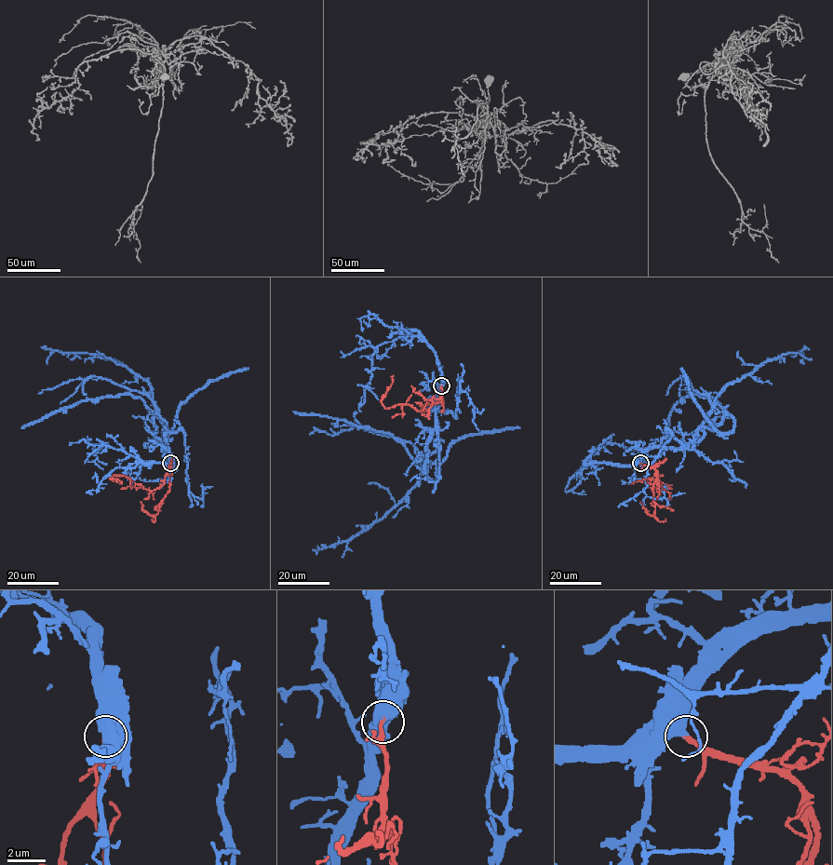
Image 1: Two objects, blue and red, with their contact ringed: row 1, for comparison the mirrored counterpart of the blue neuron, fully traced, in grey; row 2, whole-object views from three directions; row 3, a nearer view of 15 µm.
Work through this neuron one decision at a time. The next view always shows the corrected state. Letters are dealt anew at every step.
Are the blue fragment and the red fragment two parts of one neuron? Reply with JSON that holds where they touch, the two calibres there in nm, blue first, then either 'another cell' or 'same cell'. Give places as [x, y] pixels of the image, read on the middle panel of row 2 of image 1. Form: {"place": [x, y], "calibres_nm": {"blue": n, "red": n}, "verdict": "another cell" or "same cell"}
{"place": [441, 385], "calibres_nm": {"blue": 550, "red": 240}, "verdict": "same cell"}

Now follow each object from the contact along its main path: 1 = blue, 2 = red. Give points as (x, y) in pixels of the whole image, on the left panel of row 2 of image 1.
1: (170, 463), (164, 447), (166, 421), (147, 382), (95, 354), (53, 351), (47, 363)
2: (170, 463), (170, 468), (157, 489), (143, 489), (123, 476), (110, 479), (117, 479), (122, 484)

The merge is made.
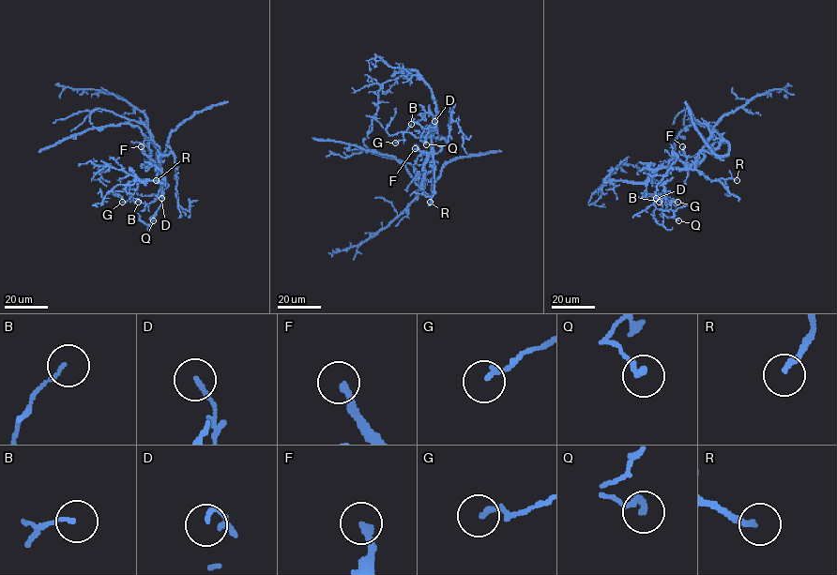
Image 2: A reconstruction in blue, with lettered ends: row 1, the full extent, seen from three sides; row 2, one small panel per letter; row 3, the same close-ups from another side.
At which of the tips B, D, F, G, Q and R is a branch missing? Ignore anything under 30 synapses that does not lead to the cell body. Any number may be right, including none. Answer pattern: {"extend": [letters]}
{"extend": ["F", "R"]}

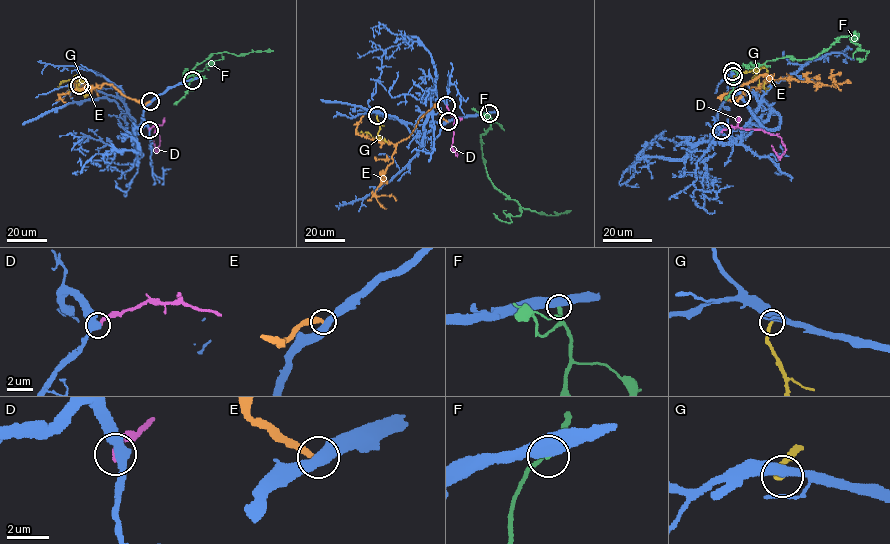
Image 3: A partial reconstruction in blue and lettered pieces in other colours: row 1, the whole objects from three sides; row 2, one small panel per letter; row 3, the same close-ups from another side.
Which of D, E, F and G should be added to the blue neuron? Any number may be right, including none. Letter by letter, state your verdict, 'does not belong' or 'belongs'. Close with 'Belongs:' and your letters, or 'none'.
D: does not belong
E: does not belong
F: does not belong
G: belongs
Belongs: G

